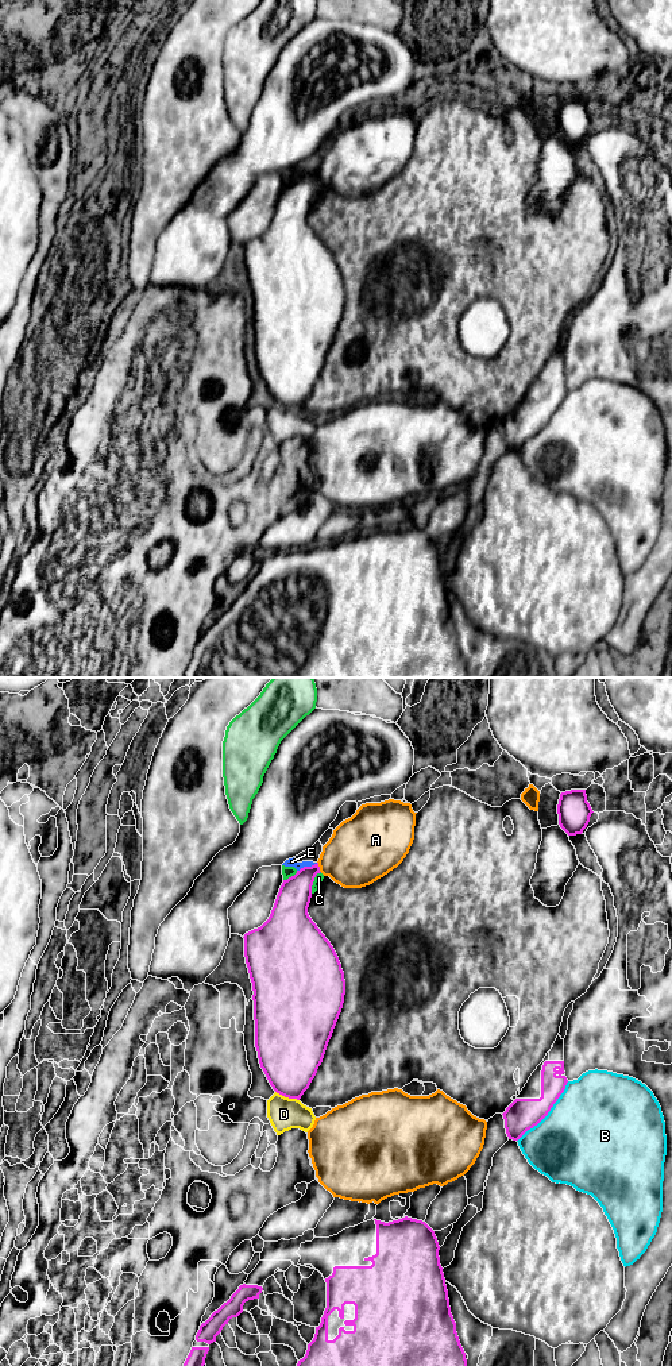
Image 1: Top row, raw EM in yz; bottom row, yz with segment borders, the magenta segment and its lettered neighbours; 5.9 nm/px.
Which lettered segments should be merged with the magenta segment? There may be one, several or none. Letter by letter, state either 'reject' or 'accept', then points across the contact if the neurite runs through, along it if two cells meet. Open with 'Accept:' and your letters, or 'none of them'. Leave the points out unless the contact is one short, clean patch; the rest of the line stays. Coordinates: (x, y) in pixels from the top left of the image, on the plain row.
Accept: none of them
A: reject
B: reject
C: reject
D: reject; border yz (275, 400), (298, 409)
E: reject; border yz (317, 172), (301, 176), (297, 180)

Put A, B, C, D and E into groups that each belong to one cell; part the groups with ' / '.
A / B / C D E

